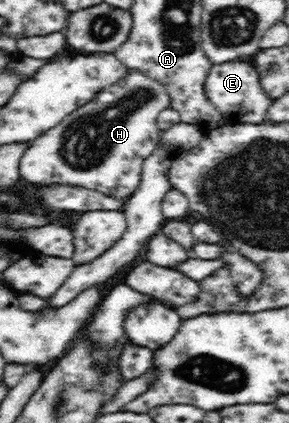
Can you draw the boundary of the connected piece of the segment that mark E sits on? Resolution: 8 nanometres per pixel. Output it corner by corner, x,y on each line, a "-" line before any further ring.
237,59
222,64
213,64
207,74
204,90
214,108
227,119
227,123
260,124
264,122
267,108
272,104
273,98
263,91
259,81
259,74
251,60

